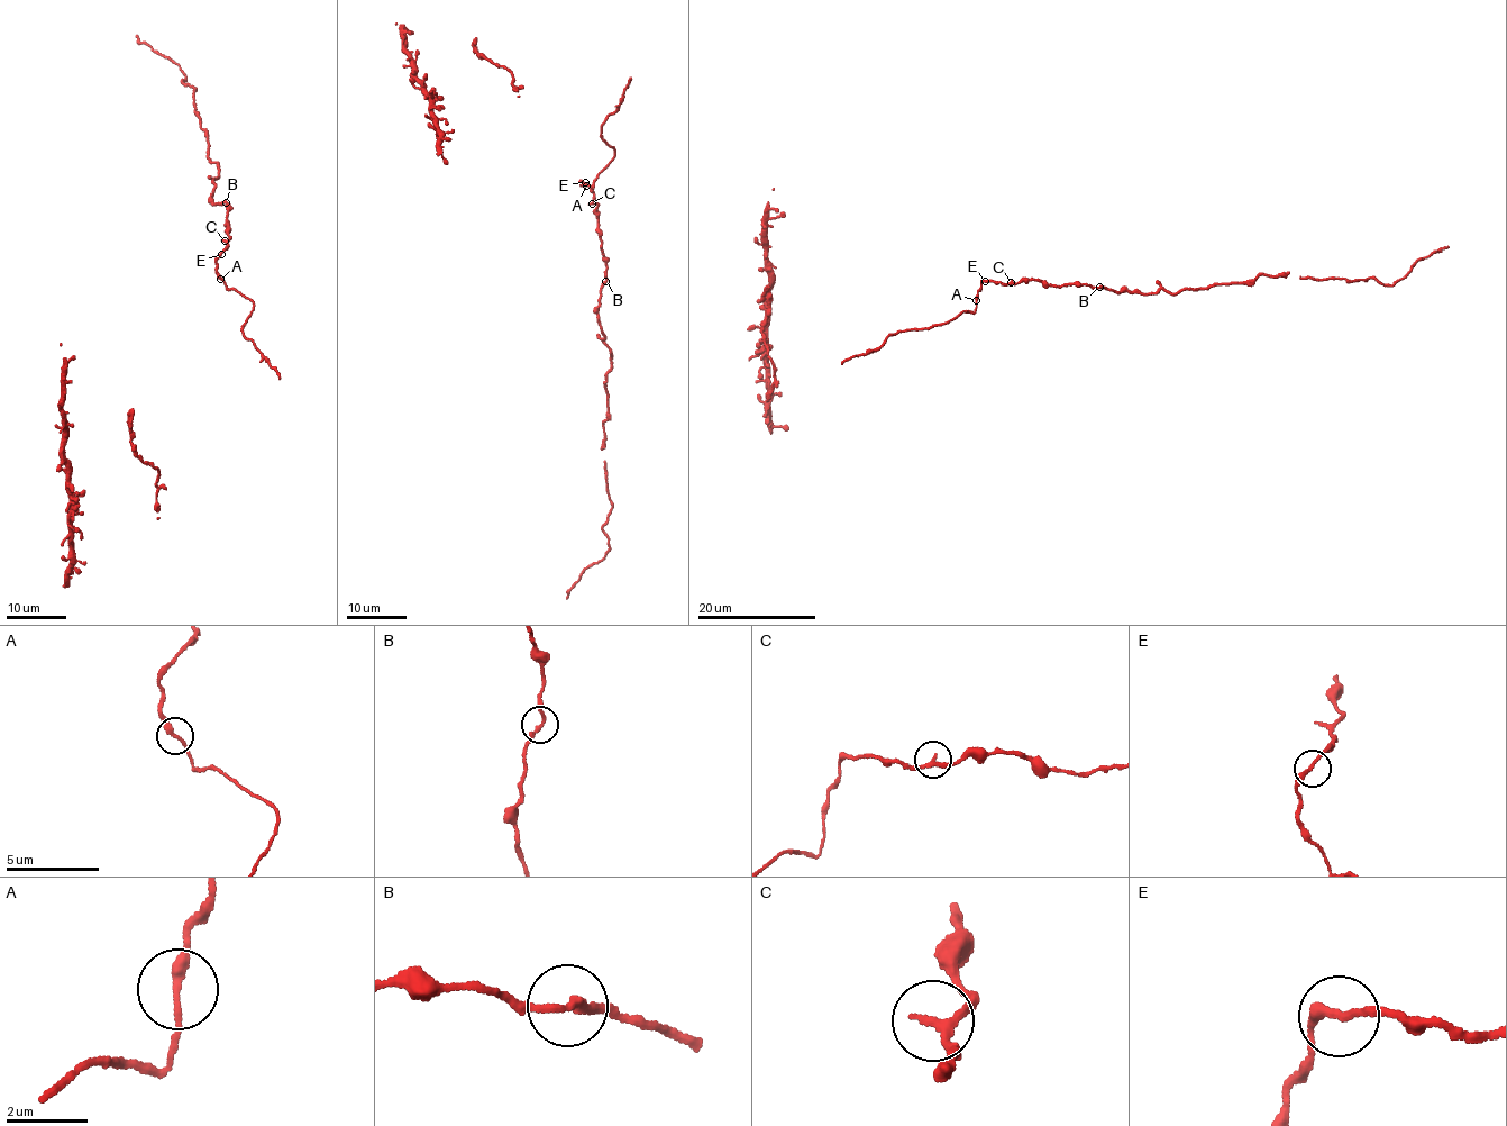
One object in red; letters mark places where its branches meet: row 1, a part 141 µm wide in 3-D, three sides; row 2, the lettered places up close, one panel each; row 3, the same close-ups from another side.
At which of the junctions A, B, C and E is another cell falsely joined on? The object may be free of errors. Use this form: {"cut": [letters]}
{"cut": []}

